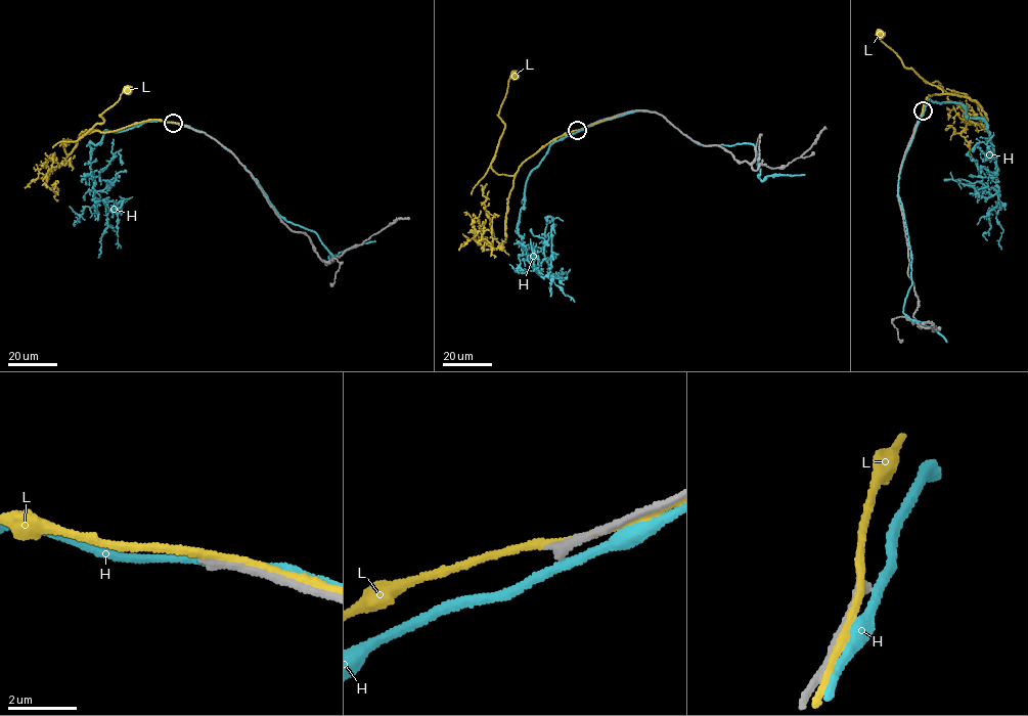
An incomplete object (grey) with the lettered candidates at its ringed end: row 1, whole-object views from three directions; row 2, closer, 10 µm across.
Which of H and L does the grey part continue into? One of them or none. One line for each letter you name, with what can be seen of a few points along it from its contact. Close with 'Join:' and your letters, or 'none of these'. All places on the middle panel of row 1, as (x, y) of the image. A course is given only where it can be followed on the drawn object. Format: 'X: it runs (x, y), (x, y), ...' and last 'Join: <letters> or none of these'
Join: none of these

